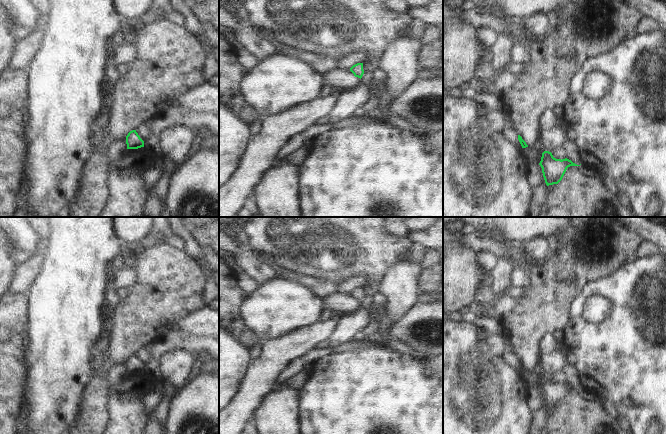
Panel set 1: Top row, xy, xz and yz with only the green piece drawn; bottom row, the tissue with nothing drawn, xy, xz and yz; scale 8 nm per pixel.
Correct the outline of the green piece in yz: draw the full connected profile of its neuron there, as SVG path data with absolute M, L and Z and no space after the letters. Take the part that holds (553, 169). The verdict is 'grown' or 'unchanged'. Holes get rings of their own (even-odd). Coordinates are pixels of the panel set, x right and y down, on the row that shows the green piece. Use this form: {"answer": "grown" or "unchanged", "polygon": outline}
{"answer": "unchanged", "polygon": "M549 151L542 153L539 165L542 168L543 177L547 186L558 184L562 180L568 167L580 166L567 158L562 160L556 159Z"}

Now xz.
{"answer": "unchanged", "polygon": "M357 63L353 65L350 68L350 71L354 74L355 77L358 77L361 79L364 74L363 63Z"}

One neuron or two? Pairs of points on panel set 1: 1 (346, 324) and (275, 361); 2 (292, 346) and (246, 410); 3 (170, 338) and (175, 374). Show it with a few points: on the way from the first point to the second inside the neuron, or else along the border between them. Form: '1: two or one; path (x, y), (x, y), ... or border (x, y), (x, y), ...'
1: two; border (341, 315), (334, 331), (327, 338)
2: one; path (276, 362), (258, 380), (250, 394)
3: two; border (194, 356), (180, 349), (168, 349), (155, 360)

